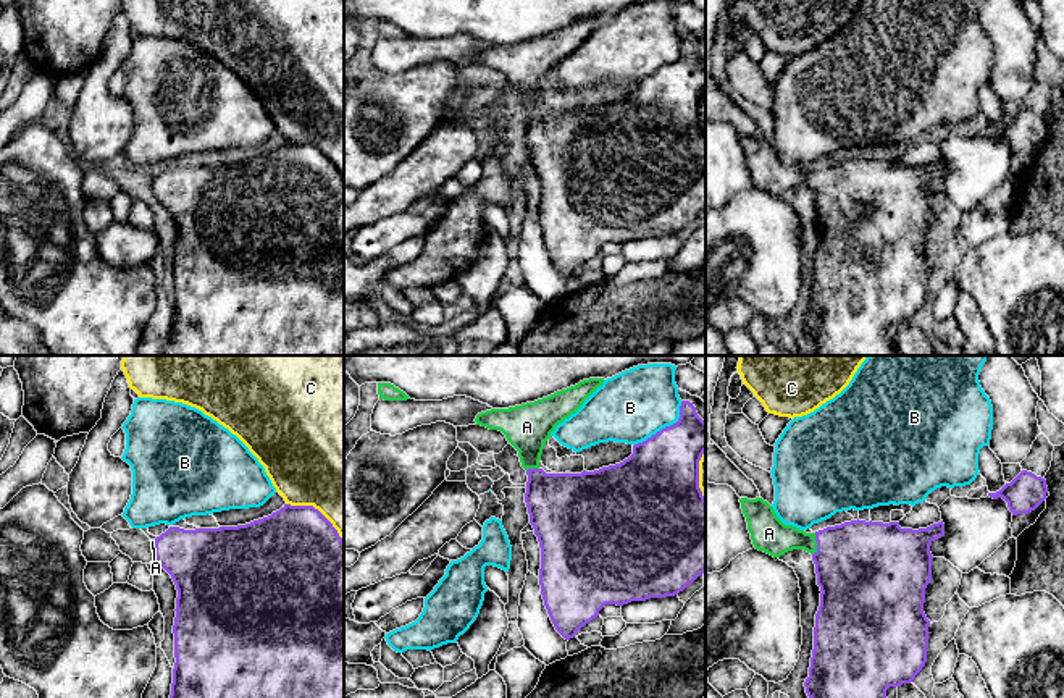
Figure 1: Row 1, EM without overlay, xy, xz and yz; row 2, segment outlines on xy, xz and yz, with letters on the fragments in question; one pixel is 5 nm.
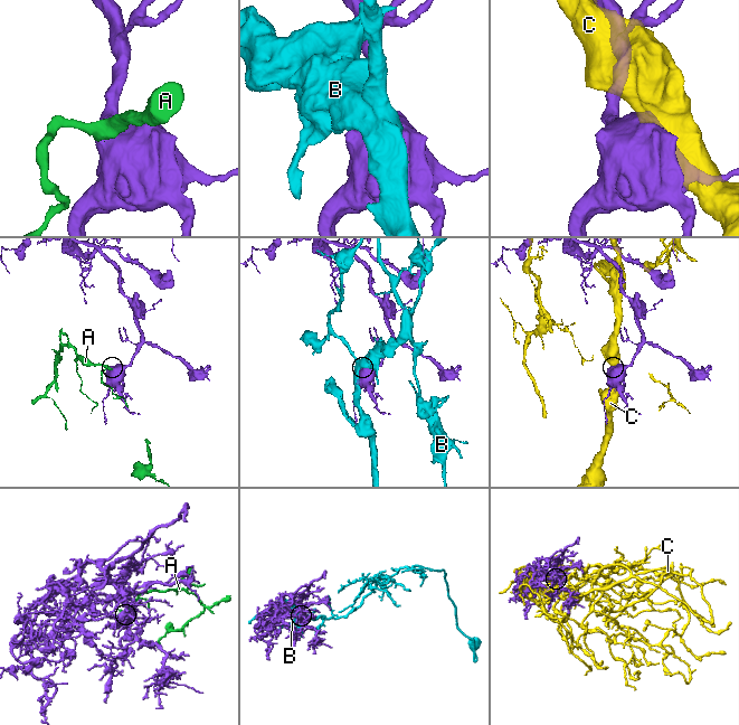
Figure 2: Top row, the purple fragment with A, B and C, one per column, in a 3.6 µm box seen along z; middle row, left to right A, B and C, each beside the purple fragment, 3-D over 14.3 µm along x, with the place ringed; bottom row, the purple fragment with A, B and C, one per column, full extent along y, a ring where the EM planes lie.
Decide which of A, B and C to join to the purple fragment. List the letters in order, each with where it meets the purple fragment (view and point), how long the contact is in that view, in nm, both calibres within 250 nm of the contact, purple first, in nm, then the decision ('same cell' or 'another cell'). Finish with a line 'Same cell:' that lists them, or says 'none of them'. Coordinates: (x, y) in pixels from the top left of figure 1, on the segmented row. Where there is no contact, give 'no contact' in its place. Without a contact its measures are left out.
A: meets purple in yz at (817, 545); contact 110 nm long; 460 nm thick on the purple side, 180 nm on the other; same cell
B: meets purple in xz at (666, 427); contact 340 nm long; 380 nm thick on the purple side, 360 nm on the other; another cell
C: meets purple in xy at (318, 511); contact 340 nm long; 460 nm thick on the purple side, 480 nm on the other; another cell
Same cell: A

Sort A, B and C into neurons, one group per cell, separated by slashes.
A / B / C

